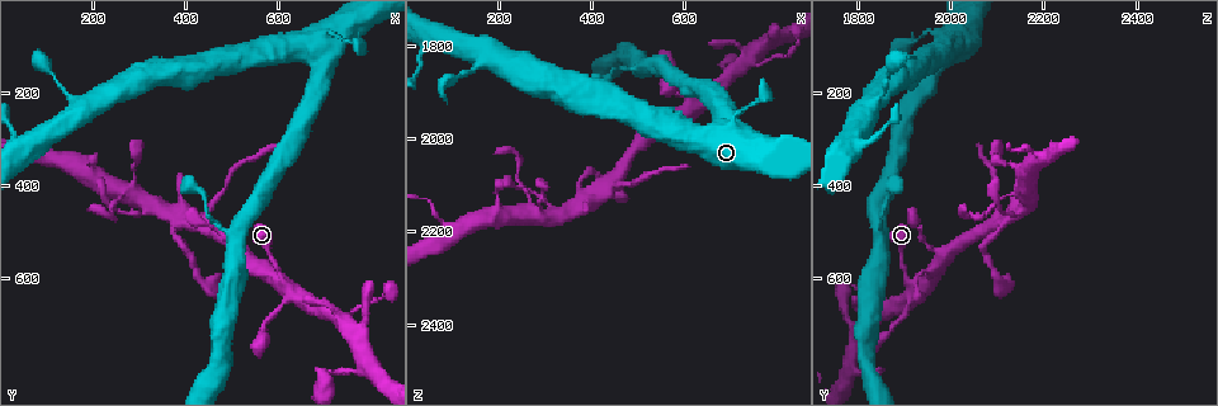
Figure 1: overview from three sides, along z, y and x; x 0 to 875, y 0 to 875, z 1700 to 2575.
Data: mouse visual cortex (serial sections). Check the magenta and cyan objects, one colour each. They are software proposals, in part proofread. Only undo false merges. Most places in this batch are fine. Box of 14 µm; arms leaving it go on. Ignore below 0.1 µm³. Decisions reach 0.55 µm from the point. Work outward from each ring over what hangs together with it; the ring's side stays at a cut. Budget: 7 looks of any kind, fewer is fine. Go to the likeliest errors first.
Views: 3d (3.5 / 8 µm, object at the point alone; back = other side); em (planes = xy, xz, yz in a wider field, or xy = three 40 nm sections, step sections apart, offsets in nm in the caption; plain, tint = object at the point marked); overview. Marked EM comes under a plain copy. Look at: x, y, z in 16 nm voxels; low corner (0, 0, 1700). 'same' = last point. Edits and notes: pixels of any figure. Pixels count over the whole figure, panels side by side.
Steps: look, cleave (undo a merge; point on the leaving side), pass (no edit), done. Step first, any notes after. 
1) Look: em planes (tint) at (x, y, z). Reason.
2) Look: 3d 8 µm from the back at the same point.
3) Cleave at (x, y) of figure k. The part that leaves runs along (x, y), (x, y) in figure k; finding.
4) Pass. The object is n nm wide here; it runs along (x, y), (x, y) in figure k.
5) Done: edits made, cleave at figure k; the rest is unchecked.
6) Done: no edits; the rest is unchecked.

Look: 3d 8 µm at (530, 555, 1980). Four arms meet.

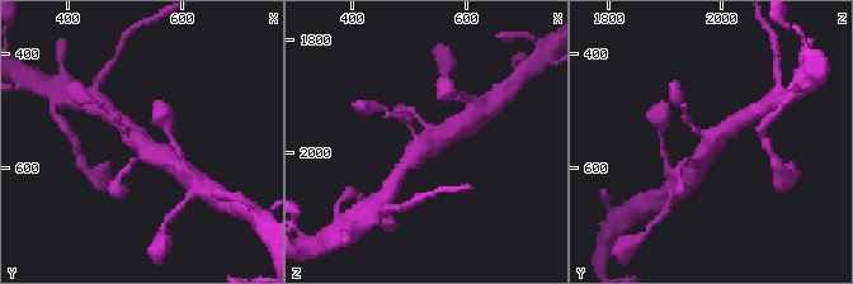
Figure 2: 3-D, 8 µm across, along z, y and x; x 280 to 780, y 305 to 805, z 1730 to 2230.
Look: em xy step 5 (tint) at (530, 555, 1985). 4 arms meet here; the arms are 150, 200, 400, 500 nm wide.

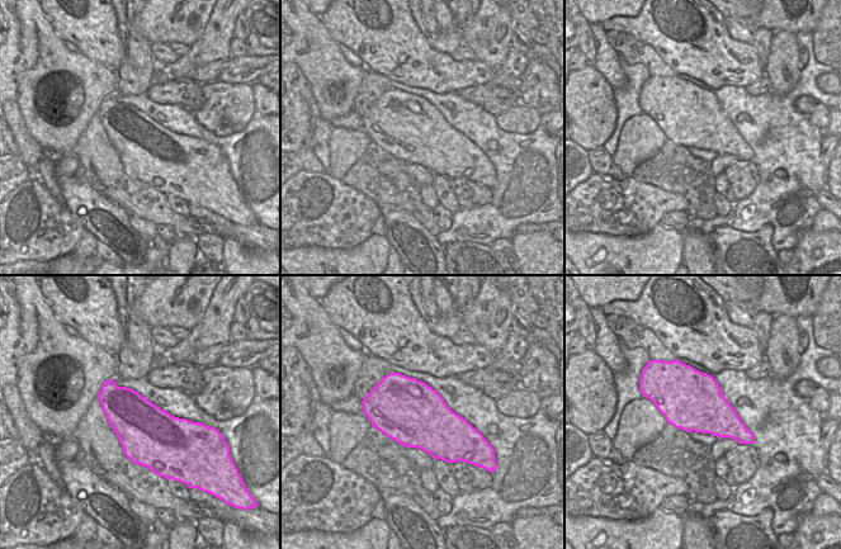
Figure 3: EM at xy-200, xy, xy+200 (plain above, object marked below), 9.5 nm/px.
Pass. The object is 600 nm wide here; it runs along (169, 161), (141, 145), (119, 122) in figure 2; one cell here.

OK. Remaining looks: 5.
Look: em xy step 3 (tint) at (425, 485, 2115). Thick turns thin.

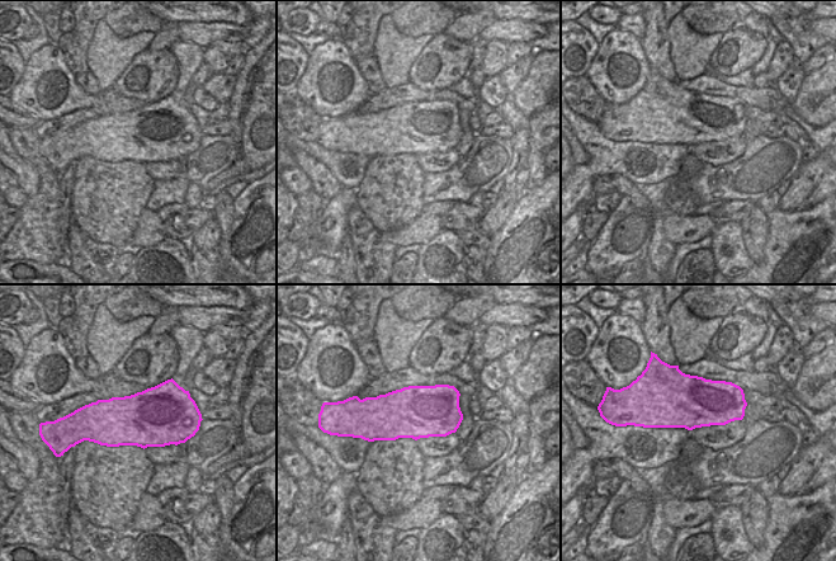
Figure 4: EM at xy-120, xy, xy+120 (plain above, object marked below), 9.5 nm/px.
Look: 3d 3.5 µm at the same point.

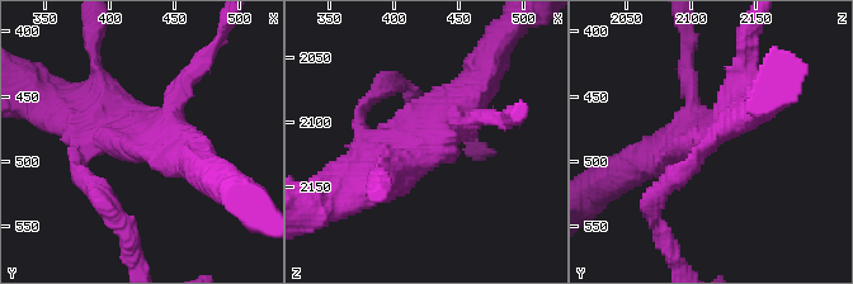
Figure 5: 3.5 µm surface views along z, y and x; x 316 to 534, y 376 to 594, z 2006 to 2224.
Pass. The arms are 200, 250, 450, 500 nm wide; continuous, no second cell.

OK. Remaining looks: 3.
Look: 3d 3.5 µm from the back at (90, 335, 2190). Thin neck.

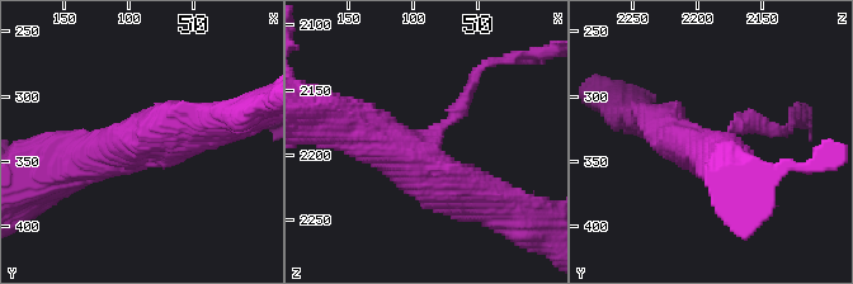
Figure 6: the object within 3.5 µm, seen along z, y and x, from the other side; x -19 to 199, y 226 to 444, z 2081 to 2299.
Look: em xy step 3 (tint) at the same point. 3 arms meet here; the arms are 200, 600, 600 nm wide; shape alone is not enough.

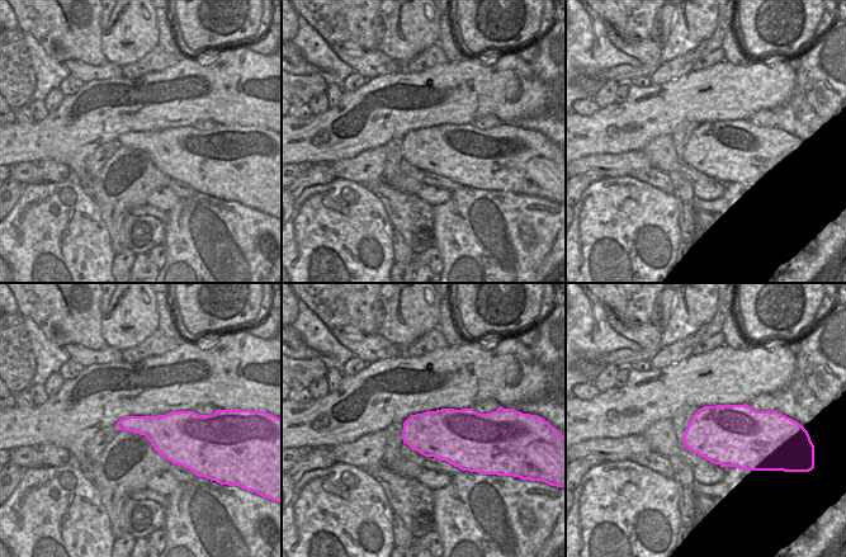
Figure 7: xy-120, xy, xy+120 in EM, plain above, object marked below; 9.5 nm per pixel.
Pass. It runs along (338, 123), (475, 192) in figure 6; all the same cell.

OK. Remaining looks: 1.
Done: no edits; the rest is unchecked.

